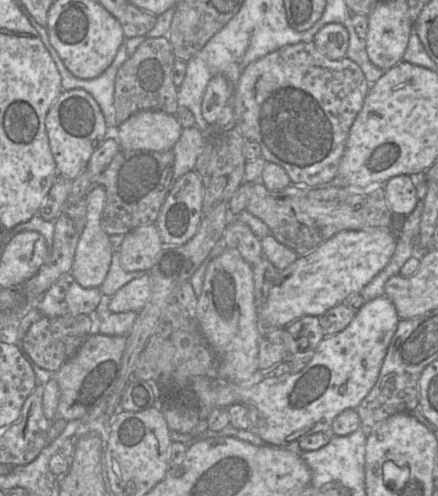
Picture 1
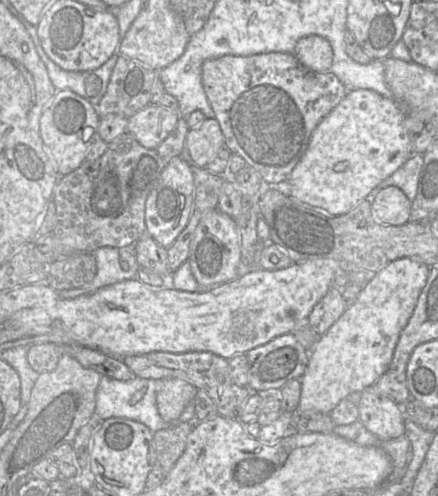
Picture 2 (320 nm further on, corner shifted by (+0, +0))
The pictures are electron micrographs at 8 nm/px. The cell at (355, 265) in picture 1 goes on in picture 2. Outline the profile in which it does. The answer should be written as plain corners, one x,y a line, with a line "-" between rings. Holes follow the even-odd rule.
331,258
295,261
289,267
266,270
257,267
248,273
205,292
165,289
143,283
137,277
104,286
89,294
59,299
51,307
24,308
2,325
17,331
30,331
39,326
63,329
79,345
117,359
162,351
184,353
208,351
229,360
237,354
264,345
273,338
291,332
299,321
308,317
317,302
325,296
338,271
344,271

